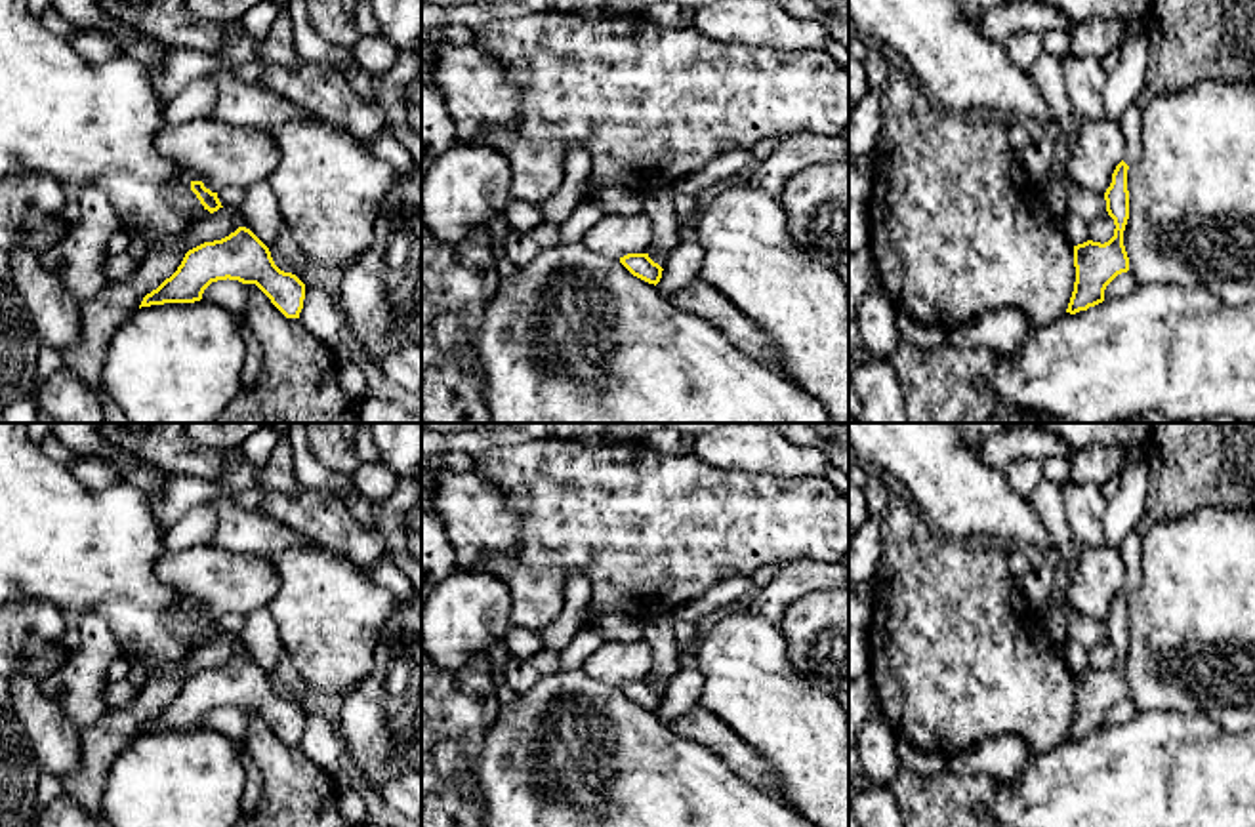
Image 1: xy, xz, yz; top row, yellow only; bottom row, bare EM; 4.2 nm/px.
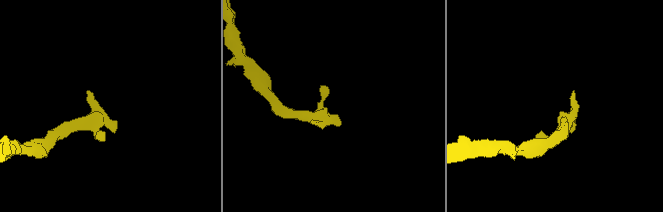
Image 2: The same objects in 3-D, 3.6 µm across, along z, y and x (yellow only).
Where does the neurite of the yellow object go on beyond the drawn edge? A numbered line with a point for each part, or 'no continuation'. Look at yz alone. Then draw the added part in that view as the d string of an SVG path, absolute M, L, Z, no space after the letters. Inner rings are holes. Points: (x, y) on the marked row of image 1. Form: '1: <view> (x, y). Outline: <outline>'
1: yz (1130, 121). Outline: M1133 101L1125 112L1118 118L1125 135L1125 156L1123 162L1127 166L1135 166L1144 152L1144 143L1141 139L1141 112L1142 109L1139 107L1137 101Z

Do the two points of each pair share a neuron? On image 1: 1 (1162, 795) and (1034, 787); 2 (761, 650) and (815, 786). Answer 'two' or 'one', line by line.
1: one
2: one

